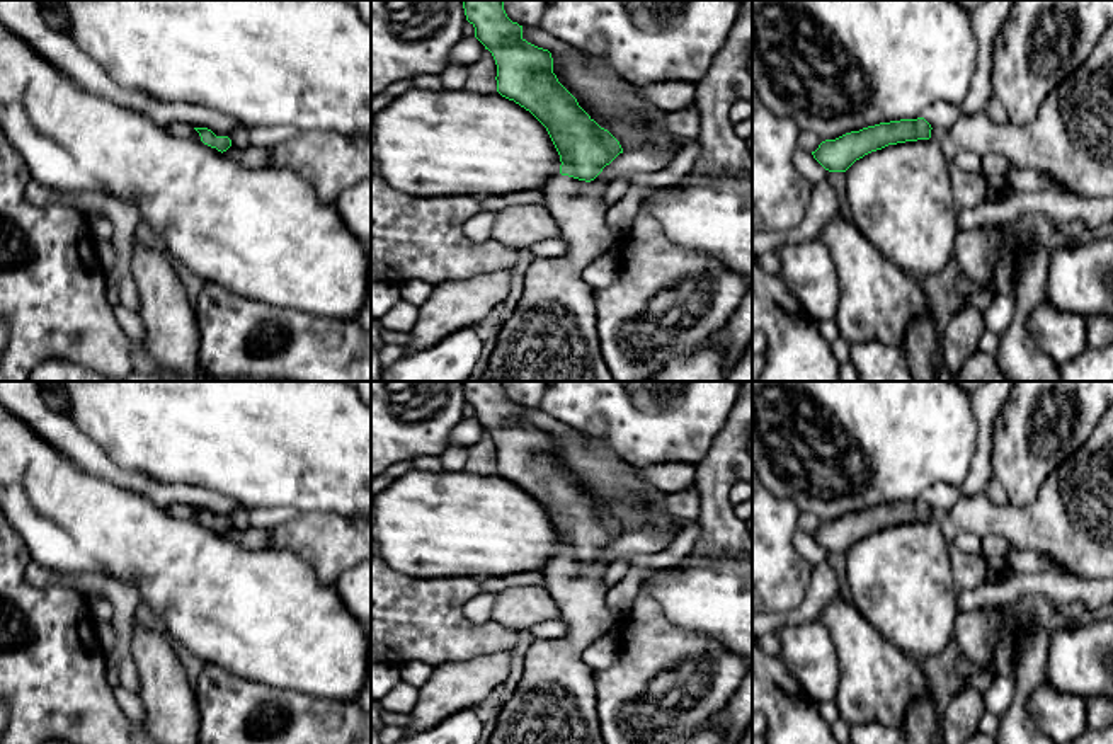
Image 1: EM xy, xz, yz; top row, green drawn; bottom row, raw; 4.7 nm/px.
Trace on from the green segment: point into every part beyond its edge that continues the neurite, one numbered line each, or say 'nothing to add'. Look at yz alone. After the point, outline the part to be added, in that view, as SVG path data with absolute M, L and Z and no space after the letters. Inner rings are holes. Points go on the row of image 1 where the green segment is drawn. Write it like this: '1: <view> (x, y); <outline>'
1: yz (1071, 140); M1113 26L1084 63L1048 94L1031 123L994 123L980 111L962 114L946 129L933 128L931 140L948 160L962 152L1001 153L1011 165L1036 170L1081 197L1113 197Z

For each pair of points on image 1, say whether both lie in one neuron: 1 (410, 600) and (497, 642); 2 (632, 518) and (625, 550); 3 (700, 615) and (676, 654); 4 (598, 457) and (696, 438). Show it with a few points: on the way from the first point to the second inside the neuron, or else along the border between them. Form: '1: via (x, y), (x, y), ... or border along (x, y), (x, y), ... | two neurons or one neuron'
1: via (433, 622), (448, 637), (475, 639) | one neuron
2: border along (669, 532), (644, 528), (623, 533) | two neurons
3: border along (659, 606), (678, 627), (710, 635), (725, 649) | two neurons
4: border along (584, 431), (601, 436), (637, 469) | two neurons

